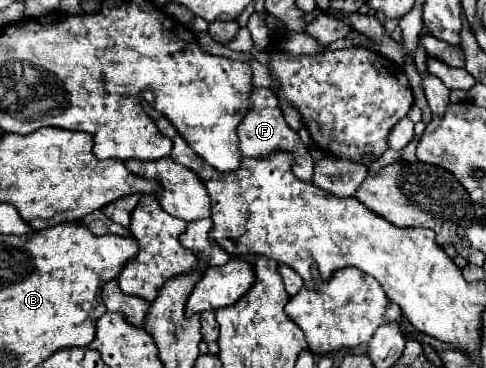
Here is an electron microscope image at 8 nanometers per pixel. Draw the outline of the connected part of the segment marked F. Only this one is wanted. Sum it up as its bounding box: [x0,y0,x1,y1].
[238,88,314,182]

